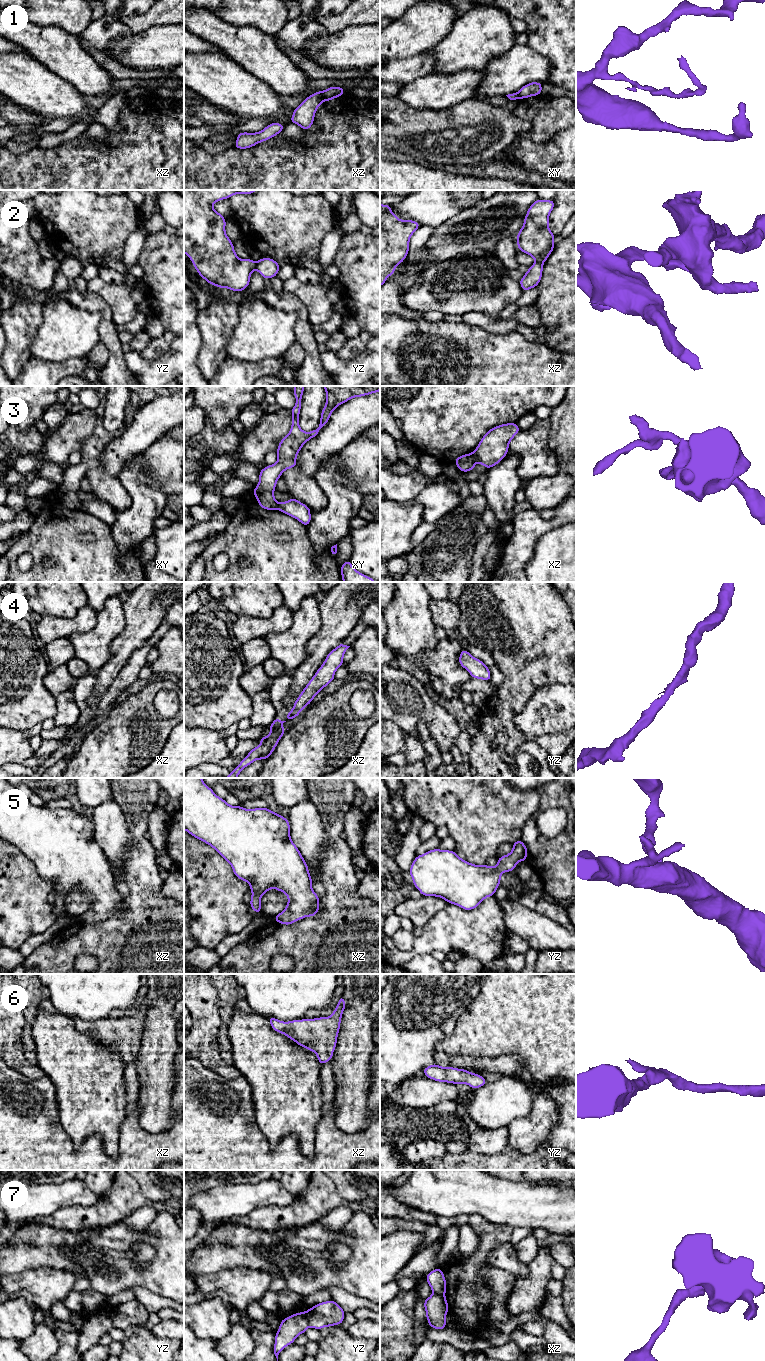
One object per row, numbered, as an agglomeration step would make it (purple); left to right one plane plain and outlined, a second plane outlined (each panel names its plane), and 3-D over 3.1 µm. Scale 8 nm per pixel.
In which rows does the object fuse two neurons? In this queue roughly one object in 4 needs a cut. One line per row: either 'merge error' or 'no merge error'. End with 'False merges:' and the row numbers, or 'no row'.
1: merge error
2: merge error
3: merge error
4: no merge error
5: no merge error
6: no merge error
7: merge error
False merges: 1, 2, 3, 7

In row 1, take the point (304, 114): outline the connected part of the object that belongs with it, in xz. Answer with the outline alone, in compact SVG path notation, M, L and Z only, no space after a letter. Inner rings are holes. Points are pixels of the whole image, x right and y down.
M317 91L308 96L296 109L294 109L290 123L295 123L303 130L308 130L313 125L316 110L322 102L323 98L321 91Z

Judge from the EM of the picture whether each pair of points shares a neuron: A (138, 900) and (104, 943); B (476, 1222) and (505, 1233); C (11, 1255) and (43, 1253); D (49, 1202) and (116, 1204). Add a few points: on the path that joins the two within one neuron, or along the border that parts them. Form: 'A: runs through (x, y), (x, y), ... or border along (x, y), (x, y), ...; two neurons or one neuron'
A: runs through (136, 911), (115, 932); one neuron
B: runs through (483, 1228), (488, 1233), (498, 1233); one neuron
C: runs through (19, 1255), (35, 1255); one neuron
D: border along (100, 1196), (92, 1204), (71, 1206); two neurons

